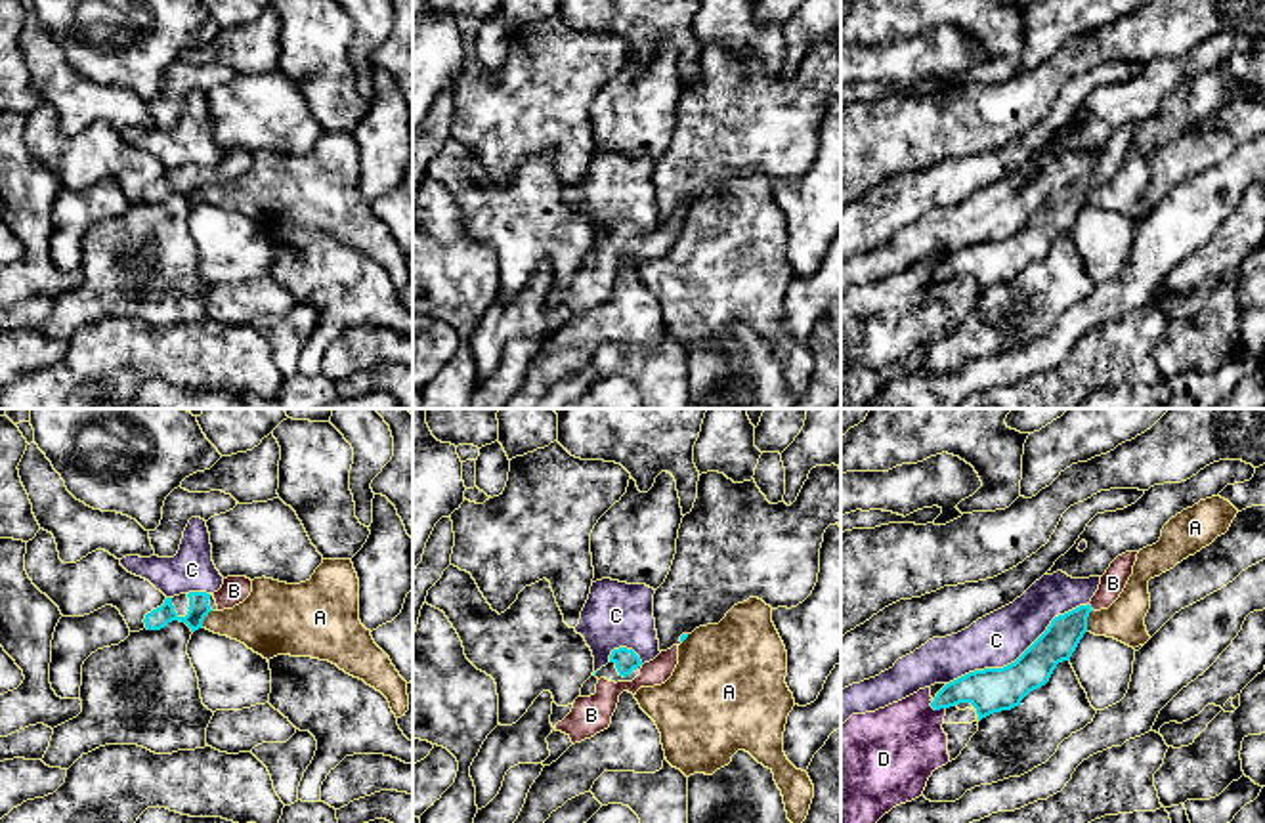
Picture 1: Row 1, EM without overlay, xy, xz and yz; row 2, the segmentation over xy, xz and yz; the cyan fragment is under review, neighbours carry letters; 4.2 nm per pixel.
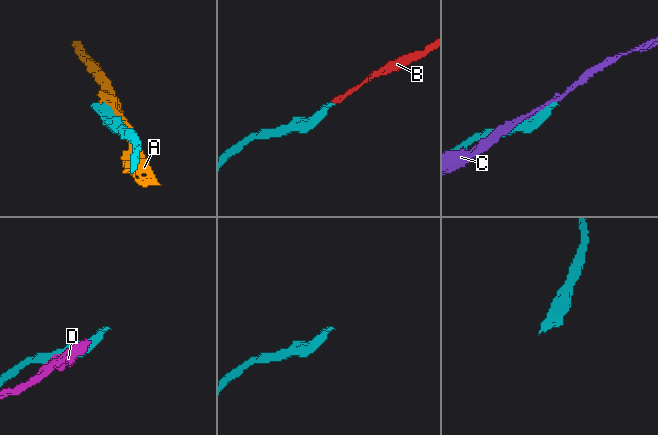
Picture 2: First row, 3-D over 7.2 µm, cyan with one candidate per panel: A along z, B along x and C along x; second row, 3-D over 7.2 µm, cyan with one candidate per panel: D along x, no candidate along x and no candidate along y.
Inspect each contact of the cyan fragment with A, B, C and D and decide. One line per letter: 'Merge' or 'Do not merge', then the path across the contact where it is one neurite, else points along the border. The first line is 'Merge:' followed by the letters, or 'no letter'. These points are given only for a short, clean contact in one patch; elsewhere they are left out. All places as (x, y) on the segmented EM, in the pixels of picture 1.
Merge: B
A: Do not merge
B: Merge. Path across: yz (1061, 638), (1090, 608), (1113, 583)
C: Do not merge
D: Do not merge

